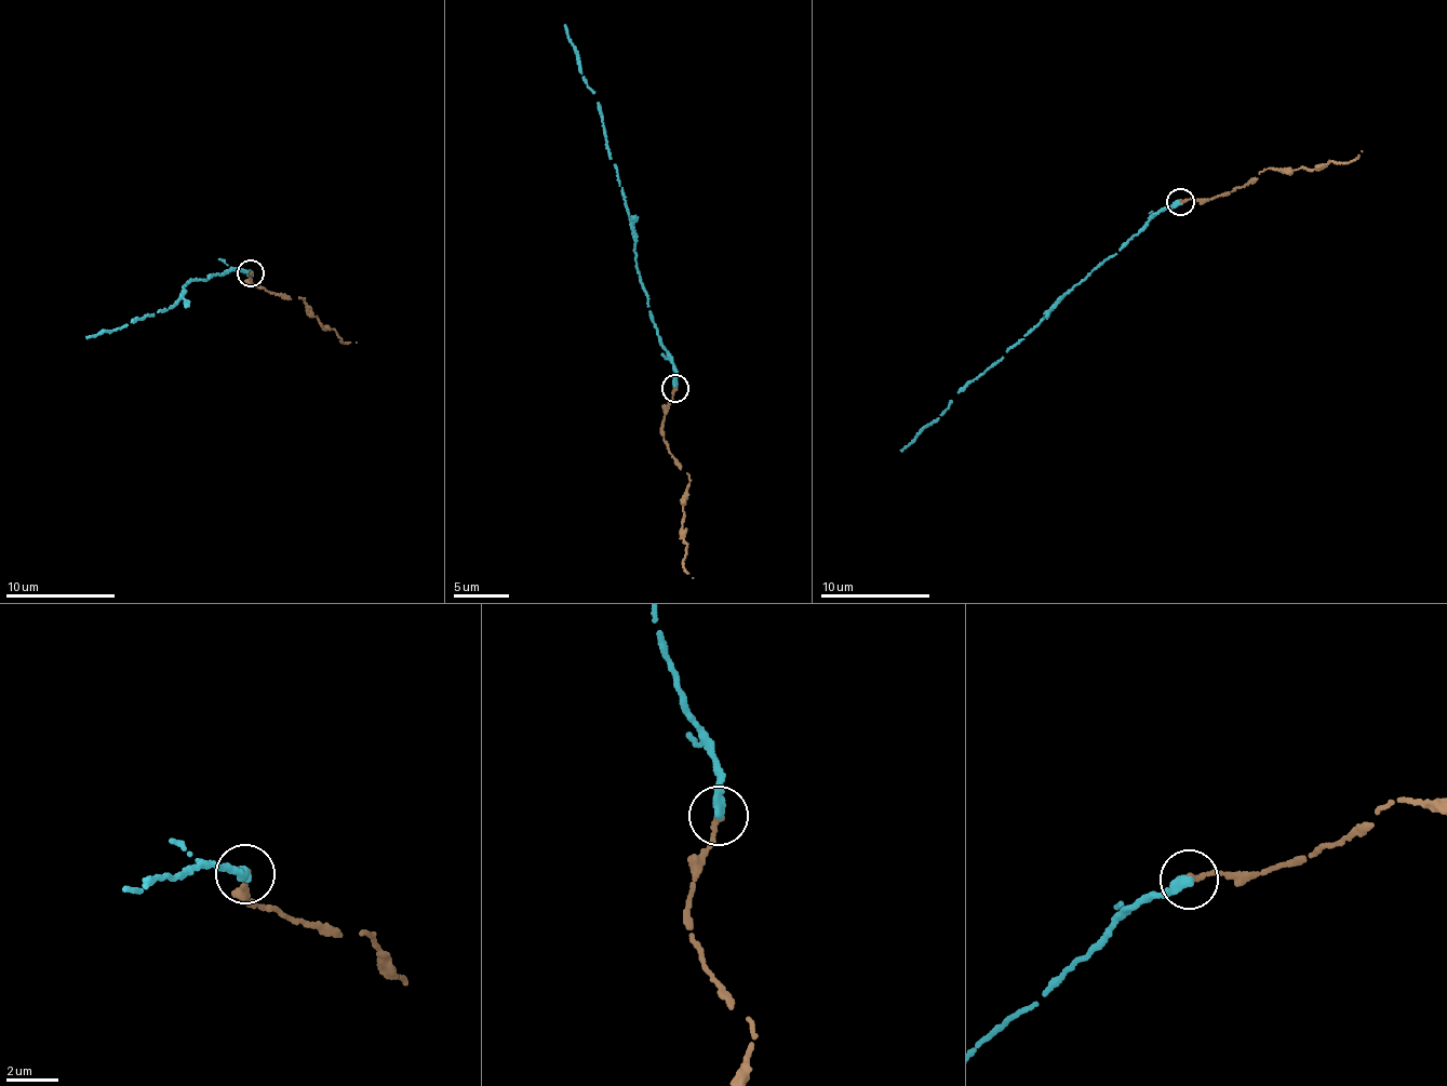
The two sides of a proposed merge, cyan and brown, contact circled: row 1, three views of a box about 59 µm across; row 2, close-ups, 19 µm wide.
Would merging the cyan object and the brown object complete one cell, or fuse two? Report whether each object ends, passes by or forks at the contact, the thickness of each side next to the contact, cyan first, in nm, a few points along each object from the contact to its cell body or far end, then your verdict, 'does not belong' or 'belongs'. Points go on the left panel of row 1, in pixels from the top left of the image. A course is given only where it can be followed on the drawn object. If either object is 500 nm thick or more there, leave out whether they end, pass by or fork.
cyan ends; brown ends; calibres 400 and 200 nm; course cyan (250, 272), (235, 267), (209, 280), (192, 279), (169, 308), (111, 332), (103, 330), (86, 338); course brown (250, 272), (250, 283), (290, 299), (299, 298), (310, 314), (336, 332), (343, 343), (356, 343); does not belong

